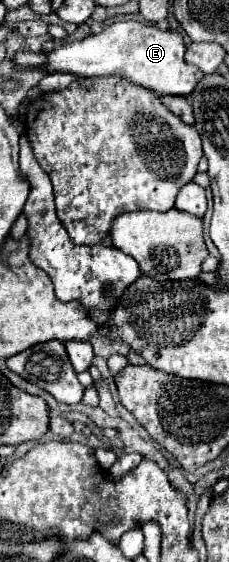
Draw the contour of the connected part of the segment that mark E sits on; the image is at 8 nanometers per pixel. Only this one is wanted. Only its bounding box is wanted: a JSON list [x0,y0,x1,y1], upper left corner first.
[20,21,198,97]

